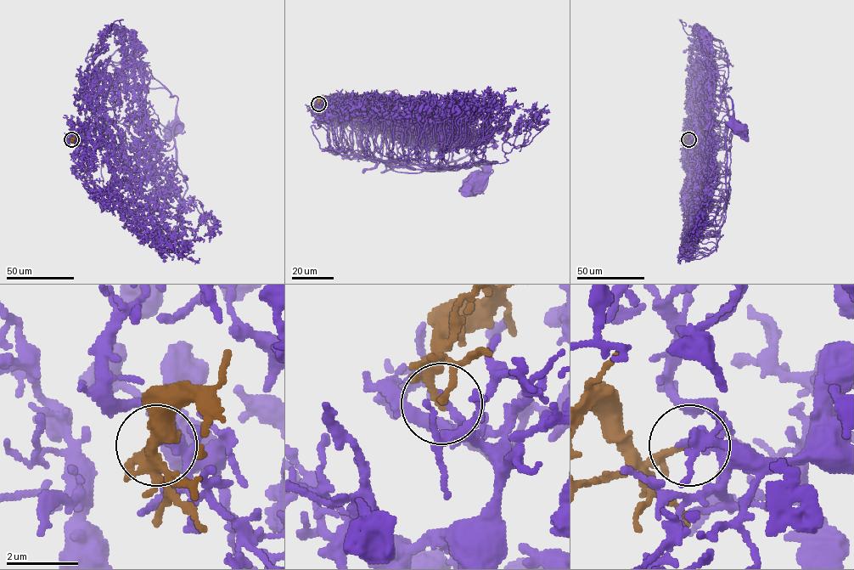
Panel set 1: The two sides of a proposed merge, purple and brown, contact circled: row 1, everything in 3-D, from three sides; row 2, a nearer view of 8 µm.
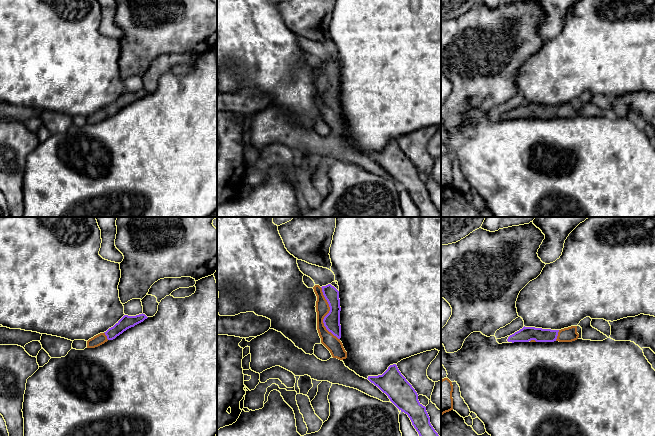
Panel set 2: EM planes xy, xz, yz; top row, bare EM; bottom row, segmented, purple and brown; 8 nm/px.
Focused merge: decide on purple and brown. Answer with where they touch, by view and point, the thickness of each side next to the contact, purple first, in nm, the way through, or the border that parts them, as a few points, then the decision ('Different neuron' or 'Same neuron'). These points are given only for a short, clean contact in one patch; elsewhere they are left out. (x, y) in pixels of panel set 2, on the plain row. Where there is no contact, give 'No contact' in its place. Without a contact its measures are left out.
Touches purple at xz (327, 90). Thickness 130 nm (purple) against 120 nm. Same neuron

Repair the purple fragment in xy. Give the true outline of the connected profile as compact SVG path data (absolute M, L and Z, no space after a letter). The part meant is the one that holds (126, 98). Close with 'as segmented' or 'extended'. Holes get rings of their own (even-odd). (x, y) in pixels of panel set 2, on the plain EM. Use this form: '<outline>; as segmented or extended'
M145 90L136 92L124 91L113 103L109 104L106 108L100 109L87 117L87 124L98 123L108 116L113 116L127 105L143 98L148 93Z; extended

